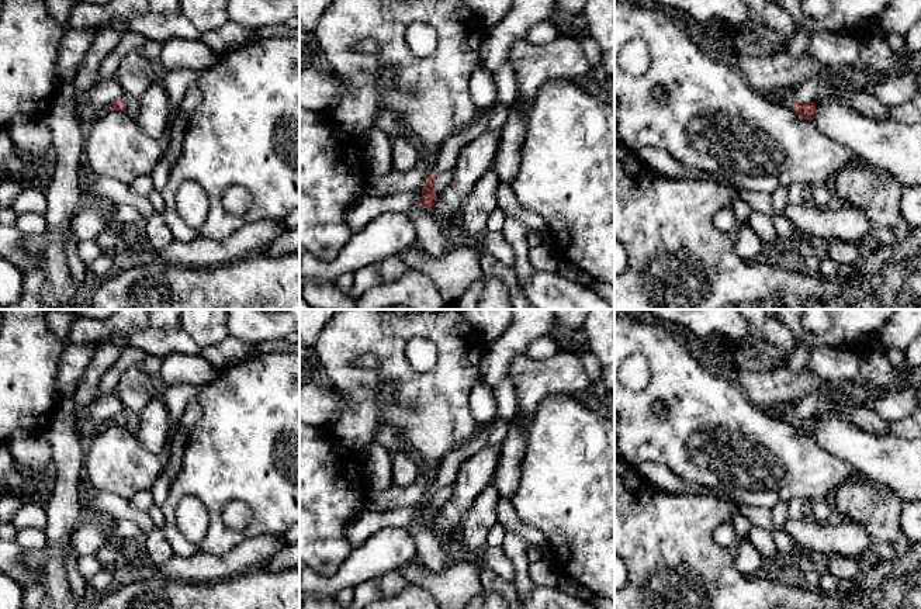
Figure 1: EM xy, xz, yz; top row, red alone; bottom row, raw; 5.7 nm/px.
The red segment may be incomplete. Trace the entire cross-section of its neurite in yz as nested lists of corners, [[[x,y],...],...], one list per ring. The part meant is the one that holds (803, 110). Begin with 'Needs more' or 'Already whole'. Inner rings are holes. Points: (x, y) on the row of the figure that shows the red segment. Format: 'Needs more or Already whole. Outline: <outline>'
Needs more. Outline: [[[790,93],[775,94],[772,96],[772,98],[778,104],[793,110],[800,117],[810,120],[816,114],[816,101],[811,101],[809,104],[800,104],[793,98],[793,94]]]

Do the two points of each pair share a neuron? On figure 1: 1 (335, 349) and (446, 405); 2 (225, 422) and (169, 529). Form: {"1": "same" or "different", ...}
{"1": "same", "2": "same"}

